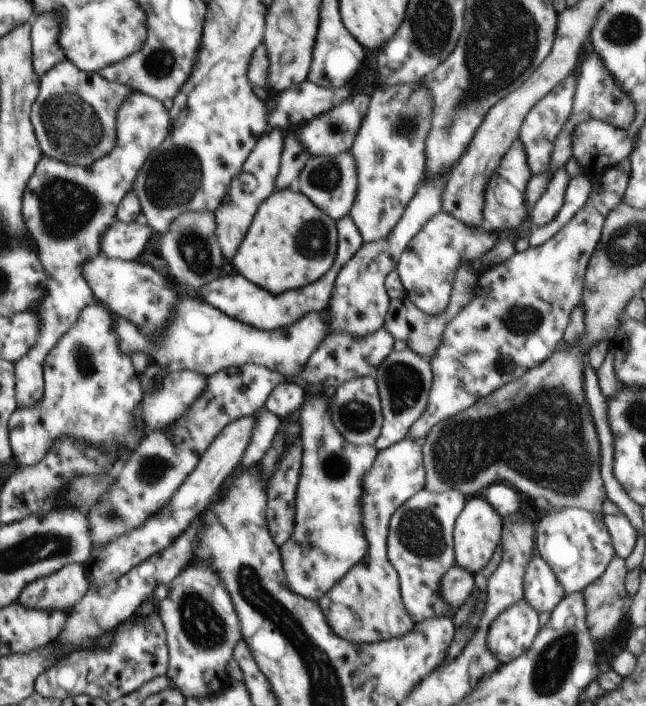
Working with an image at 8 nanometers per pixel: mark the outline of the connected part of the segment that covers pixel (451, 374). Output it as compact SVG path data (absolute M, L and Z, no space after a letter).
M610 167L603 170L599 179L593 183L592 192L582 210L558 234L536 247L522 245L520 251L506 262L494 266L488 272L480 273L472 302L460 310L452 322L448 322L442 334L442 344L436 348L434 356L428 359L433 374L428 406L424 414L410 427L408 437L419 443L424 442L435 424L473 407L480 399L504 384L520 379L527 370L540 366L553 355L558 342L563 339L572 312L578 304L583 304L585 270L600 242L604 221L623 200L628 181L629 175L620 168Z

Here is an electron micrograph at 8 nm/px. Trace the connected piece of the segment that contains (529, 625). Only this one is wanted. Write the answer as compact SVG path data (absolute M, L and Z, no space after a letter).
M525 599L509 606L490 624L487 645L501 664L522 656L540 632L539 612Z

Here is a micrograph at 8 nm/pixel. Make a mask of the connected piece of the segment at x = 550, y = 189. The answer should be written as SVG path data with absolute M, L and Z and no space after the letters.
M560 168L554 172L544 194L530 210L530 224L533 227L545 227L556 218L556 214L563 206L565 192L570 181L566 168Z

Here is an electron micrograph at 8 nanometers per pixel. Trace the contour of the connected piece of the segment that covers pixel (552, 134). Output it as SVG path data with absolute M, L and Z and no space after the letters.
M573 75L564 78L558 86L552 88L544 98L541 98L534 105L534 108L527 114L523 125L520 127L518 137L520 138L520 142L524 144L528 166L532 175L550 170L550 158L552 158L554 142L556 142L558 134L560 134L562 127L566 124L572 112L576 83L577 80Z

